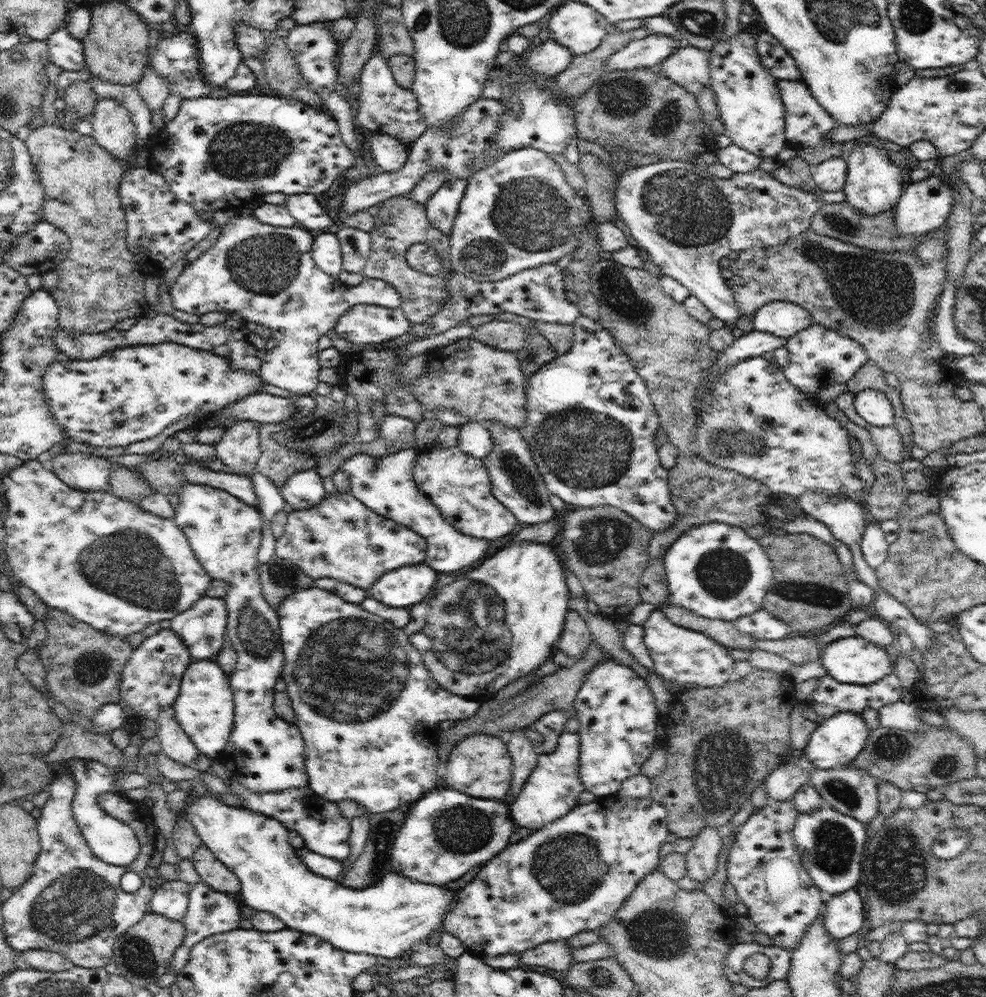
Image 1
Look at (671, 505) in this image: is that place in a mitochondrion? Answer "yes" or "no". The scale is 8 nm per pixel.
no

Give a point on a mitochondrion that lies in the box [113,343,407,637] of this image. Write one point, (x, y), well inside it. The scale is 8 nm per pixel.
(307, 431)

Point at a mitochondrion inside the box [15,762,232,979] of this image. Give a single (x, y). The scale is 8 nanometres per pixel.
(77, 906)

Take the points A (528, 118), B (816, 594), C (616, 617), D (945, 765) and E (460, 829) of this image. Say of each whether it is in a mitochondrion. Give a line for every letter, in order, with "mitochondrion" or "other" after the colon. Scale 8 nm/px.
A: mitochondrion
B: mitochondrion
C: other
D: mitochondrion
E: mitochondrion

